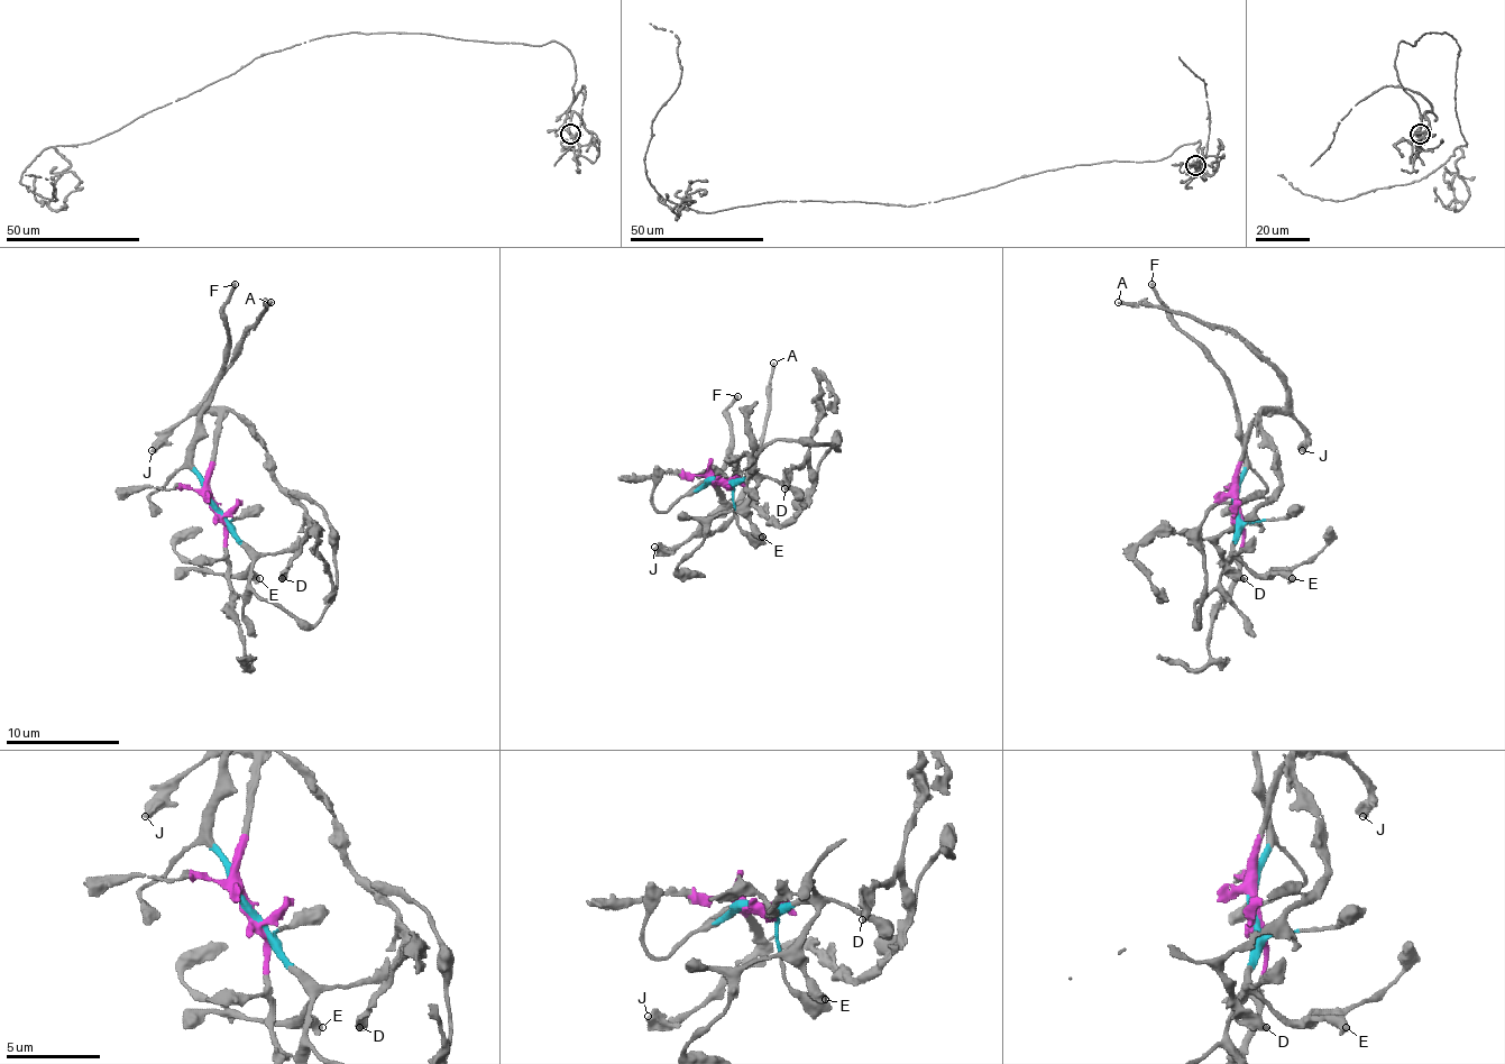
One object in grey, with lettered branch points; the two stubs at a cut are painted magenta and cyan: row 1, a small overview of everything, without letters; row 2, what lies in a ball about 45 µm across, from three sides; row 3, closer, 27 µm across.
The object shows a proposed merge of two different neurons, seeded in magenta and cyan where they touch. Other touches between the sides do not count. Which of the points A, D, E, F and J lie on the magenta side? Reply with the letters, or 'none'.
A, D, J

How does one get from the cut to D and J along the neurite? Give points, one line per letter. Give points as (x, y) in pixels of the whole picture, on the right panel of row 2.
D: (1236, 505), (1245, 437), (1258, 411), (1258, 431), (1276, 448), (1278, 488), (1219, 540), (1219, 553), (1245, 579)
J: (1236, 505), (1239, 466), (1247, 431), (1262, 414), (1287, 411), (1304, 431), (1301, 451)

